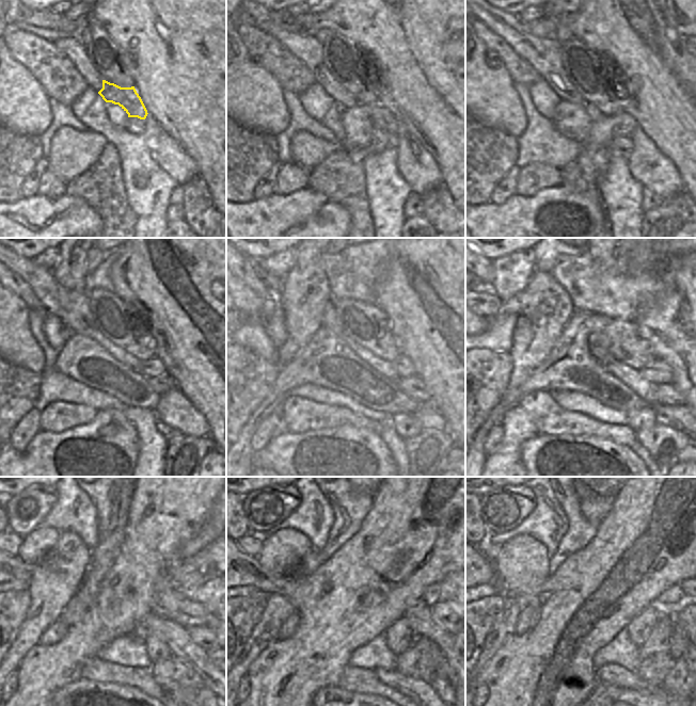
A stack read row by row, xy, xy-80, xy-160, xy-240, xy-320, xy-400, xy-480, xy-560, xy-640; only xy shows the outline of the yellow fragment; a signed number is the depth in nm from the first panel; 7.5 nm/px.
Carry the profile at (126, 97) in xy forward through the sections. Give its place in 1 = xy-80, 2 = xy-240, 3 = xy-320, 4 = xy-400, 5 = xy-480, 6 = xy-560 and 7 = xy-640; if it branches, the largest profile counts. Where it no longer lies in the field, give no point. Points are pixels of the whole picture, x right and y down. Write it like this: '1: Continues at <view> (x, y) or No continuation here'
1: Continues at xy-80 (381, 117)
2: Continues at xy-240 (154, 368)
3: Continues at xy-320 (404, 367)
4: Continues at xy-400 (657, 371)
5: Continues at xy-480 (191, 613)
6: Continues at xy-560 (443, 614)
7: Continues at xy-640 (682, 613).

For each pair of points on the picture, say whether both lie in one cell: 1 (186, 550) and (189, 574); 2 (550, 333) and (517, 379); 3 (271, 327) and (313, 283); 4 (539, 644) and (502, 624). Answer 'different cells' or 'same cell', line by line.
1: different cells
2: same cell
3: different cells
4: different cells

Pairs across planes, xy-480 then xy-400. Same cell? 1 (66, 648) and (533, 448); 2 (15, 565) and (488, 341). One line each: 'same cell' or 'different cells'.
1: different cells
2: different cells

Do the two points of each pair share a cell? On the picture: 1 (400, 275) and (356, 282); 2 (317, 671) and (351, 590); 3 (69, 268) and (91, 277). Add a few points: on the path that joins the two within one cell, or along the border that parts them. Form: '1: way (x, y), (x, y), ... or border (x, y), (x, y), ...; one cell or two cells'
1: border (391, 257), (376, 283), (376, 294), (373, 302); two cells
2: way (325, 651), (325, 638), (339, 610); one cell
3: border (88, 273), (84, 289); two cells

